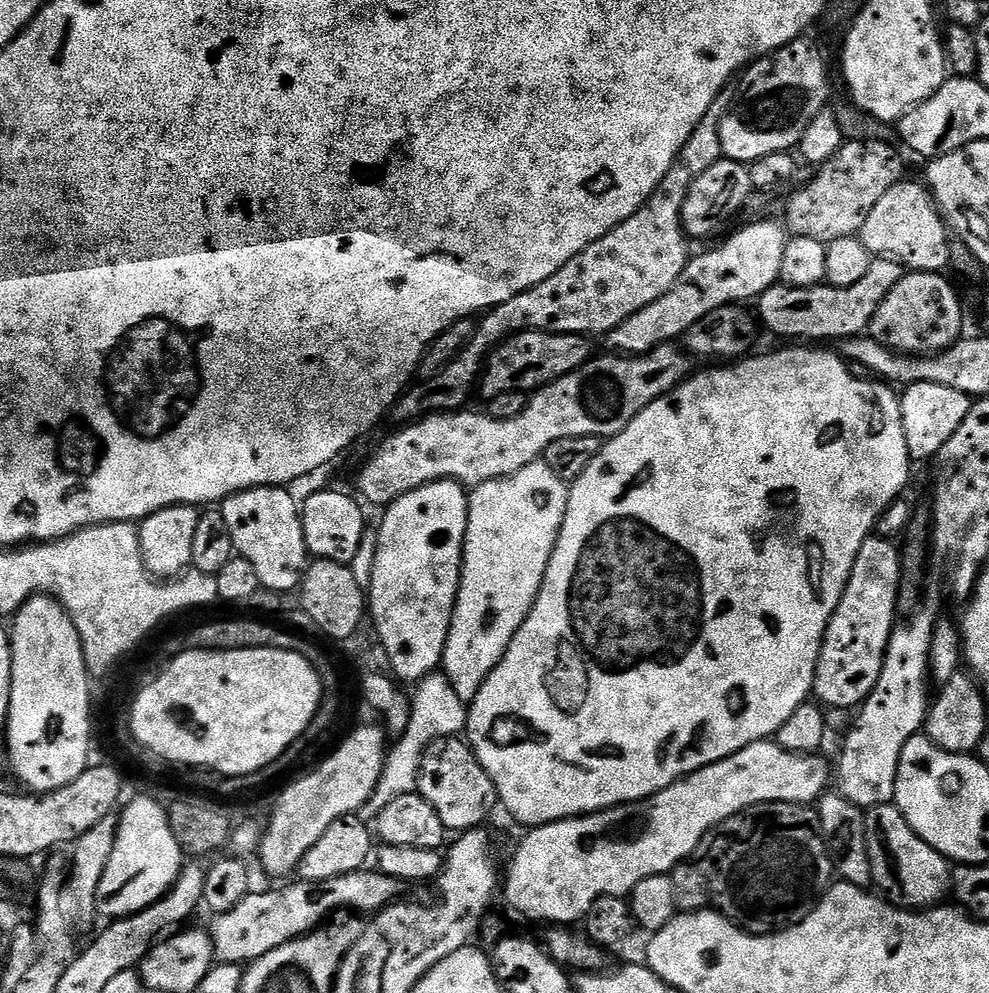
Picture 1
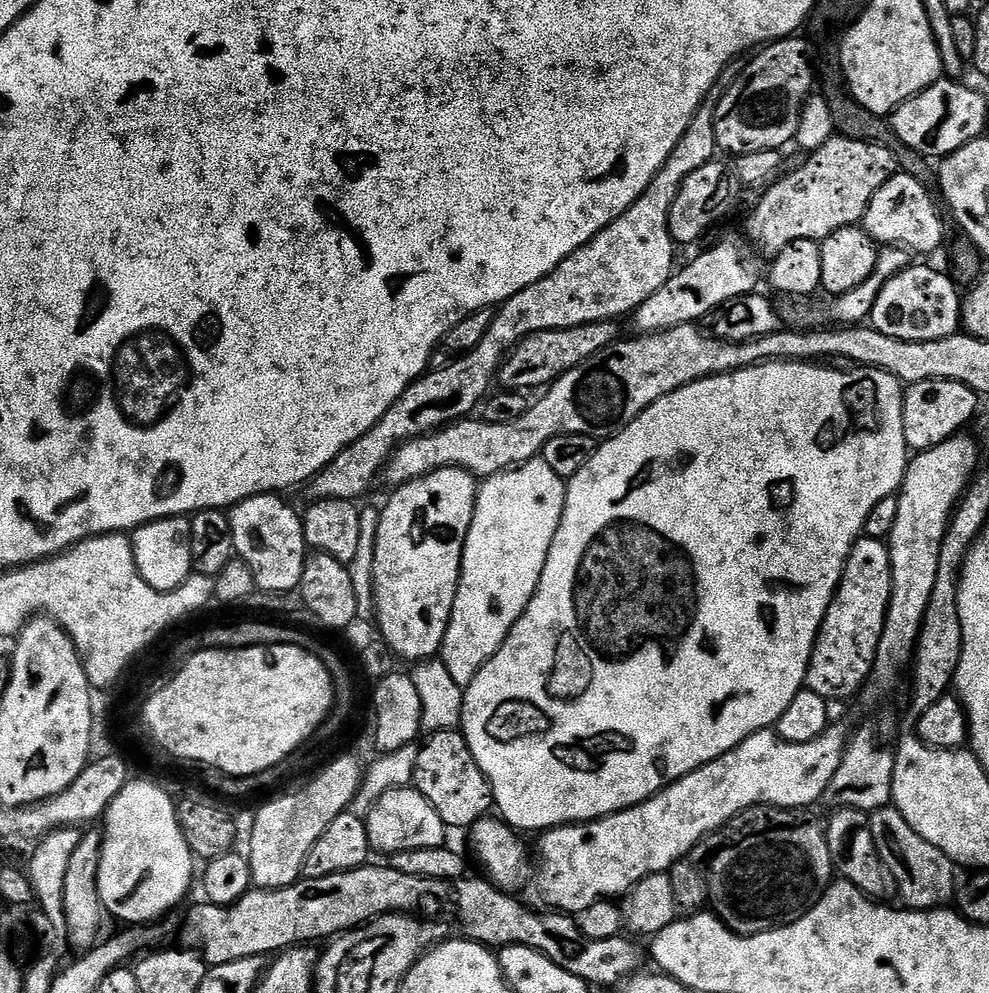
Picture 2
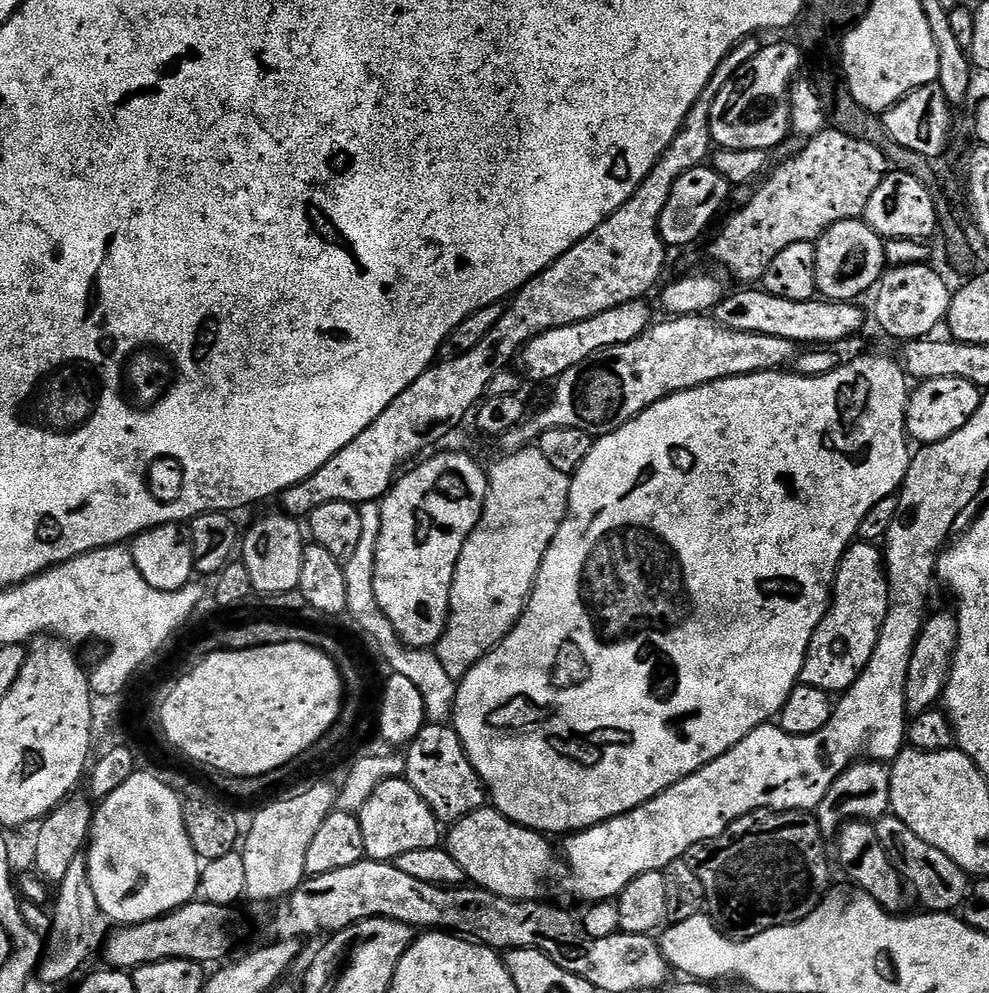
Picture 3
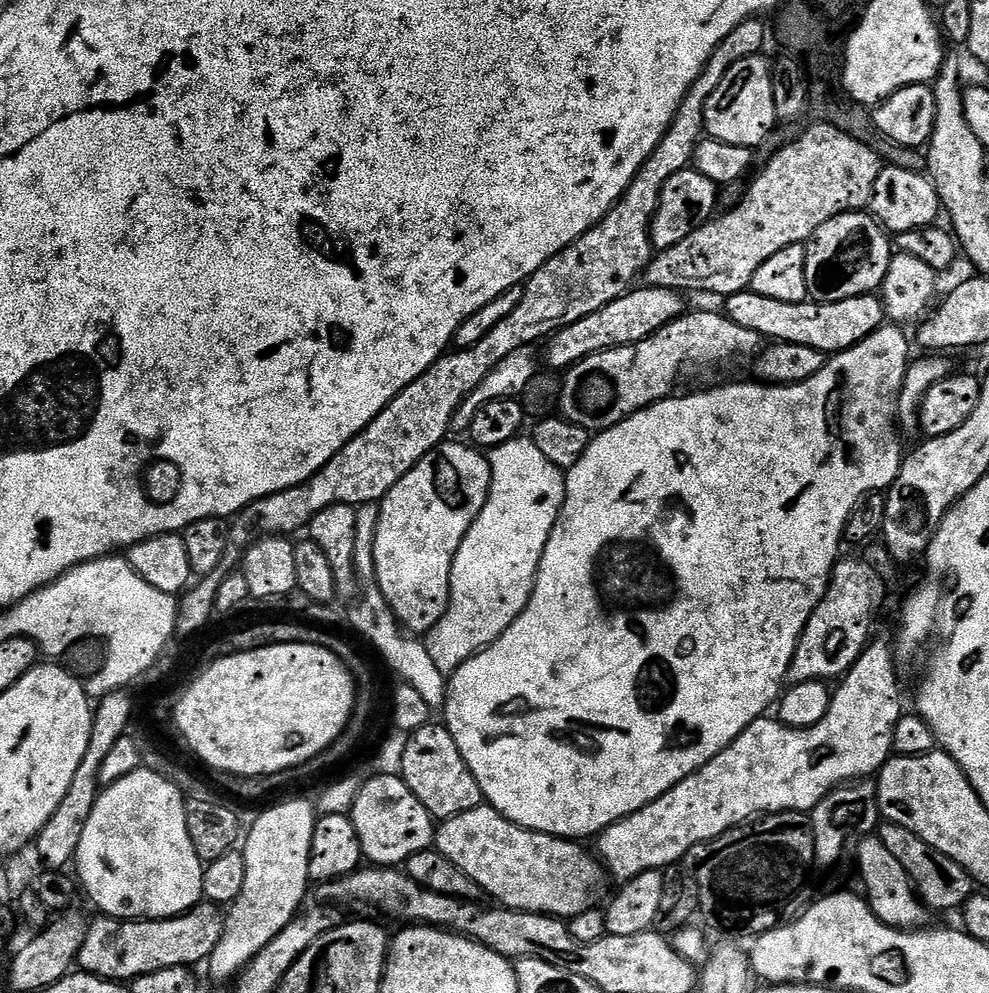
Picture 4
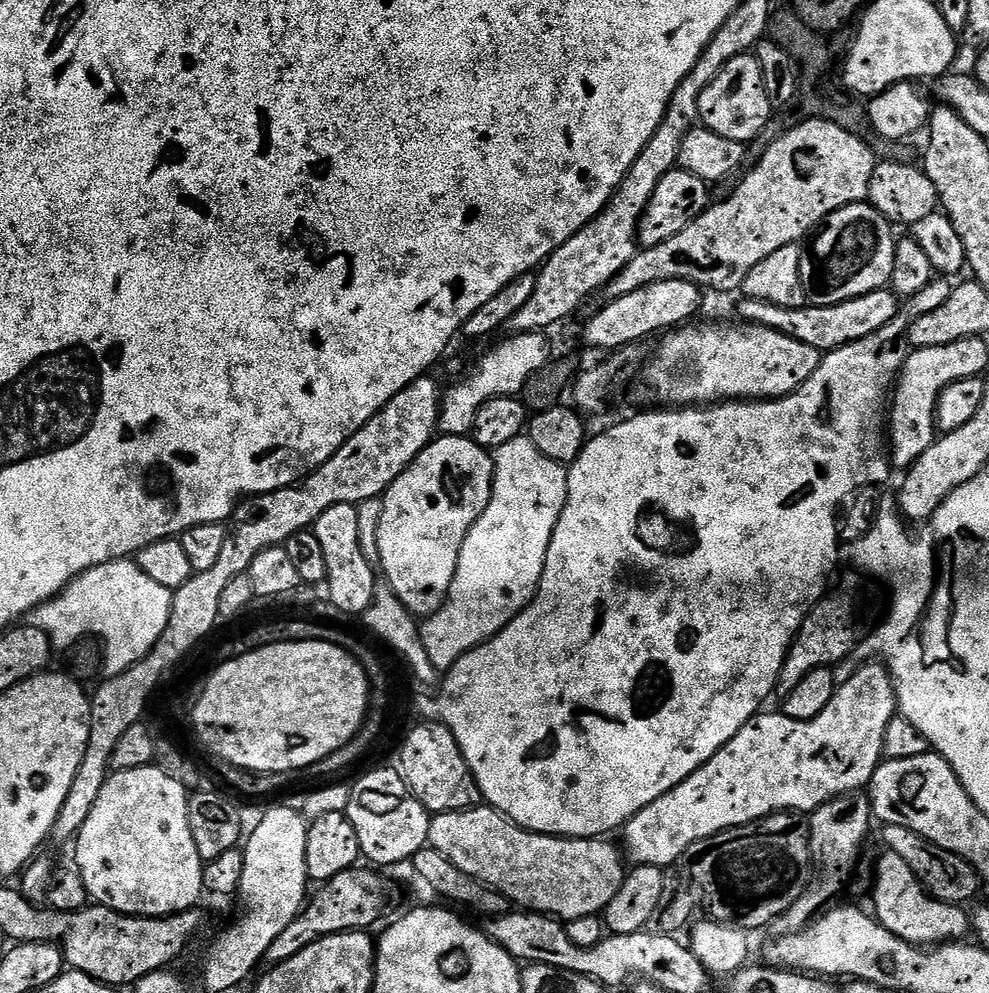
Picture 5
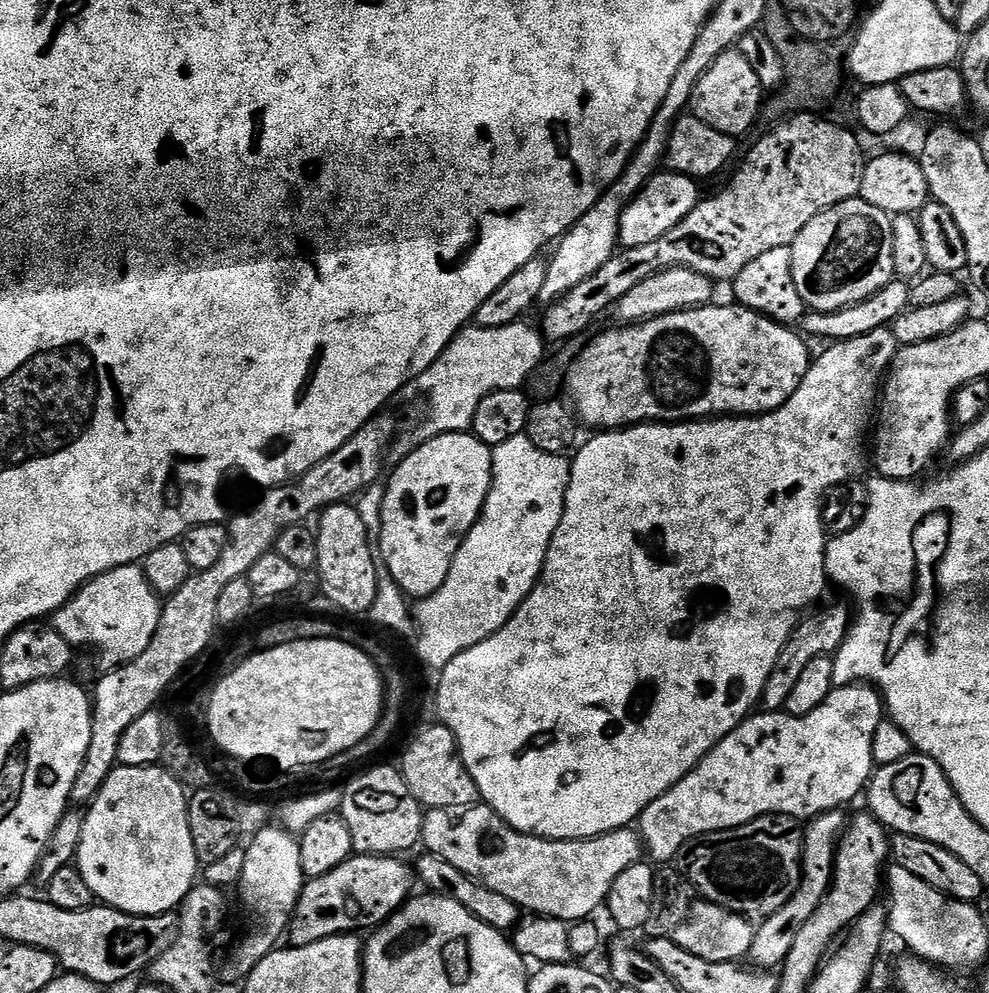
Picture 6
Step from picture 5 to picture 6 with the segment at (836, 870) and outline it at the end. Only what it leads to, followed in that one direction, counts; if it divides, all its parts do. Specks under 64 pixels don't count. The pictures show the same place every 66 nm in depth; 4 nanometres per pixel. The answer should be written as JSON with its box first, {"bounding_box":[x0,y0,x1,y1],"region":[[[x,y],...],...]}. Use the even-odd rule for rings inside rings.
{"bounding_box":[750,811,849,970],"region":[[[843,811],[824,812],[820,816],[813,816],[804,828],[804,853],[802,854],[802,878],[798,890],[794,890],[794,898],[782,906],[782,910],[775,912],[770,918],[759,921],[755,929],[750,960],[753,965],[765,970],[775,969],[783,965],[790,954],[790,946],[794,946],[794,938],[798,938],[798,930],[810,922],[814,910],[826,896],[832,885],[832,875],[836,865],[836,848],[840,845],[840,837],[848,827],[849,817],[843,816]]]}

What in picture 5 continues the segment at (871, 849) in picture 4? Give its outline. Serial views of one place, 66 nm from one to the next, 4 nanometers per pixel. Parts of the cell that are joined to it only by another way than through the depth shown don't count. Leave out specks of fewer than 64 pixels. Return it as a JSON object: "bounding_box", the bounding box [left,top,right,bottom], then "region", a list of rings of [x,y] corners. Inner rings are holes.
{"bounding_box":[872,851,970,946],"region":[[[881,851],[880,861],[876,864],[876,889],[872,892],[872,904],[876,907],[875,919],[890,934],[902,938],[907,944],[917,946],[939,946],[949,942],[960,942],[970,932],[970,916],[961,905],[947,904],[935,900],[925,890],[920,879],[898,858],[898,854]]]}

